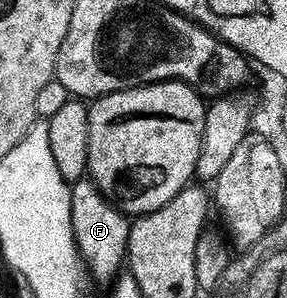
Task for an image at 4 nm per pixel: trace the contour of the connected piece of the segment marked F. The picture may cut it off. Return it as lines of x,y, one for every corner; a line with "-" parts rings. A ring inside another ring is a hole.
90,177
74,180
70,189
71,224
75,234
75,247
83,260
83,266
89,272
90,278
92,275
95,279
114,280
127,258
127,238
131,232
128,216
107,202
107,198
100,193

